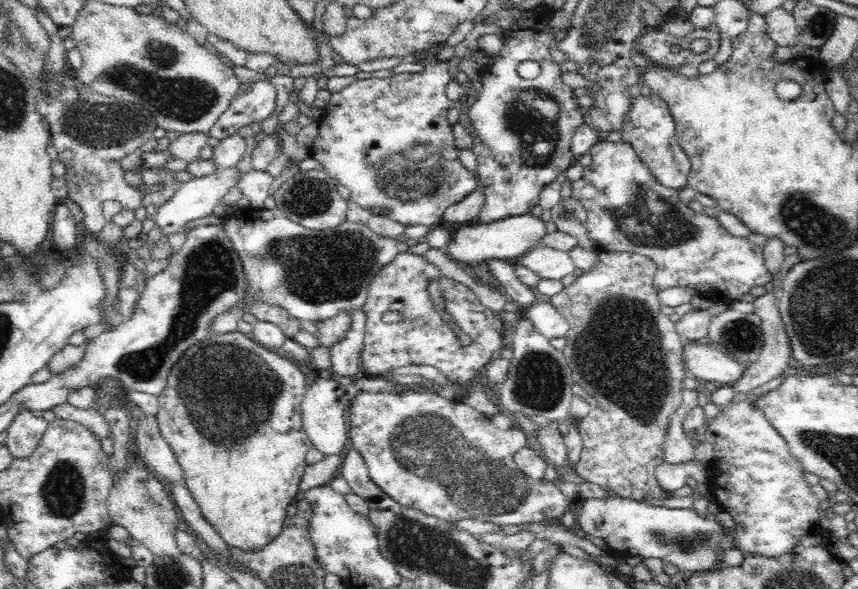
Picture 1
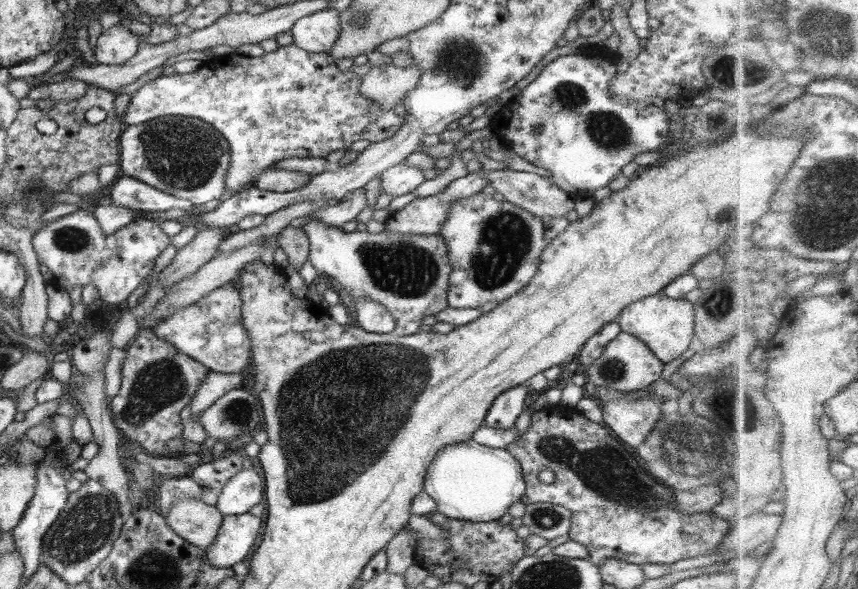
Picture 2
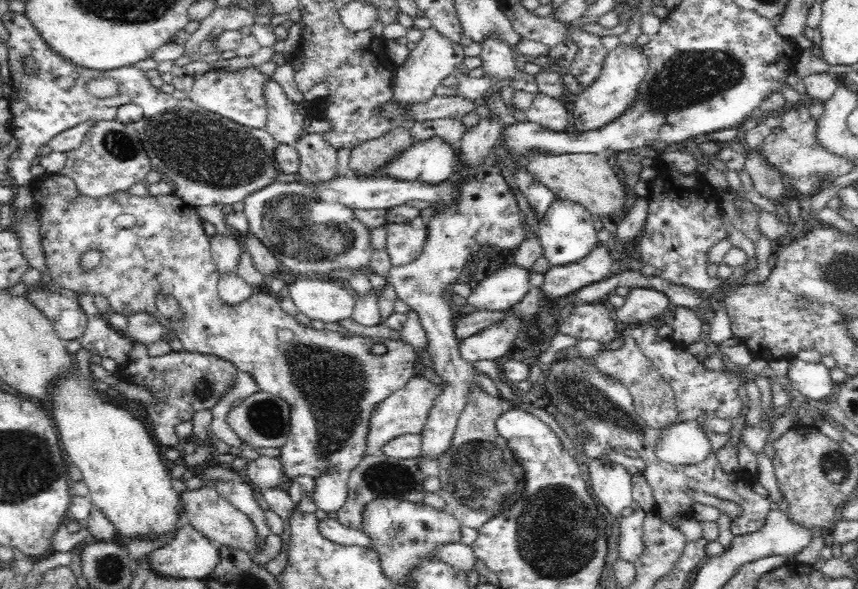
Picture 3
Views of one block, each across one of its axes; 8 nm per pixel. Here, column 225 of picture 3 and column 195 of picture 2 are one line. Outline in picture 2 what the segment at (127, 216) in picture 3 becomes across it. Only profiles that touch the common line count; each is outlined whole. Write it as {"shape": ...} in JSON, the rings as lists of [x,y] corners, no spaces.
{"shape":[[[238,280],[230,281],[212,290],[199,301],[184,305],[166,317],[160,317],[154,325],[154,334],[172,343],[178,351],[192,357],[211,371],[221,373],[242,373],[250,363],[250,338],[242,324],[240,314],[242,295]]]}

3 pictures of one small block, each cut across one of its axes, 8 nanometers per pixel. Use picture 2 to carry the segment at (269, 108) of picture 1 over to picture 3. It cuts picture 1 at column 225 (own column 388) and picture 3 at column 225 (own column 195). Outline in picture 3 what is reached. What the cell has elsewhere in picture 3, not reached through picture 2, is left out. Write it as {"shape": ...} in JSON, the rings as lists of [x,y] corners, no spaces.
{"shape":[[[255,67],[244,68],[237,72],[210,70],[196,76],[189,99],[200,108],[219,114],[242,126],[264,129],[267,123],[268,107],[264,98],[264,84],[268,78]]]}

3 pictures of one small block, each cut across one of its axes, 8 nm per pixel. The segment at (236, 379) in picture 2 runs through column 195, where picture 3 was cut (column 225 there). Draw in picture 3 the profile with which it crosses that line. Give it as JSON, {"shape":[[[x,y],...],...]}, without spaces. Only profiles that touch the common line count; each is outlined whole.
{"shape":[[[238,371],[236,374],[236,384],[220,398],[220,402],[213,406],[211,412],[213,419],[209,425],[209,436],[216,436],[230,446],[241,448],[243,440],[236,434],[236,431],[226,422],[228,411],[232,408],[232,403],[238,398],[246,398],[258,392],[258,383],[251,374]]]}

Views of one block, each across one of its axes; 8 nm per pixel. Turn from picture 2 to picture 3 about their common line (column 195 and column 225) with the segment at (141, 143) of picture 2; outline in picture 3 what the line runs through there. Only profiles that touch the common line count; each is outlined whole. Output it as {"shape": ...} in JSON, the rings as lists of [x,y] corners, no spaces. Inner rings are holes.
{"shape":[[[8,11],[2,16],[4,26],[10,33],[7,40],[8,65],[12,78],[9,107],[11,108],[11,135],[18,140],[19,148],[10,156],[6,164],[6,177],[13,182],[13,186],[29,186],[32,180],[30,167],[38,161],[39,148],[53,140],[58,134],[74,128],[81,122],[94,119],[114,120],[116,110],[122,104],[138,104],[143,110],[143,118],[133,123],[140,141],[147,151],[151,161],[151,166],[160,173],[166,174],[174,182],[174,194],[179,196],[189,205],[210,206],[222,205],[230,207],[234,202],[245,199],[248,195],[262,190],[265,186],[276,182],[276,178],[283,172],[276,167],[275,151],[278,143],[264,129],[250,128],[242,126],[219,114],[200,108],[195,102],[188,99],[174,99],[171,94],[164,94],[160,89],[152,86],[150,79],[145,76],[145,72],[134,68],[133,65],[124,66],[120,69],[110,71],[96,71],[84,69],[72,65],[72,63],[56,55],[46,42],[40,37],[40,33],[32,27],[26,14],[18,14]],[[23,59],[30,59],[36,65],[36,76],[31,76],[25,72]],[[93,79],[112,79],[118,83],[118,93],[111,97],[96,97],[87,92],[86,84]]]}

